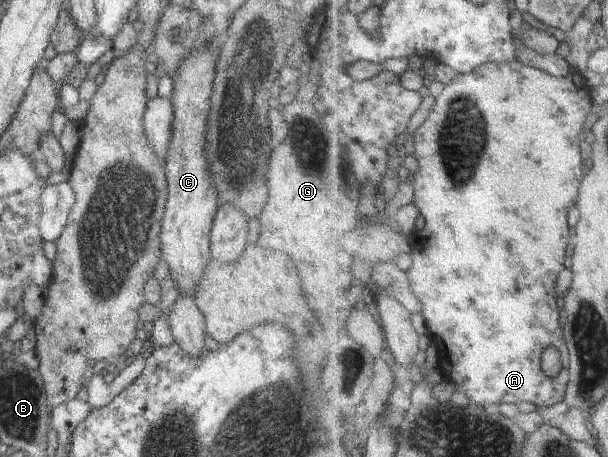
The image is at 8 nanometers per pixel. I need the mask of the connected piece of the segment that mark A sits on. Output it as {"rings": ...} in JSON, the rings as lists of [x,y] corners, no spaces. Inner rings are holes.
{"rings":[[[519,60],[514,62],[488,62],[474,72],[456,76],[446,84],[443,93],[436,98],[438,104],[430,117],[415,134],[415,157],[419,161],[419,172],[415,180],[415,202],[426,222],[426,240],[422,240],[422,250],[412,251],[413,265],[407,271],[410,287],[421,302],[423,316],[426,319],[428,336],[438,345],[441,356],[440,370],[447,380],[466,390],[467,396],[476,406],[490,404],[520,404],[520,402],[538,402],[540,406],[554,406],[566,400],[568,382],[570,382],[570,350],[565,335],[565,311],[558,302],[560,275],[566,270],[566,256],[573,249],[575,237],[570,234],[568,216],[572,206],[578,202],[578,192],[582,186],[582,144],[580,134],[588,127],[588,118],[592,114],[592,100],[588,89],[583,89],[577,73],[568,76],[552,76],[548,71],[525,65]],[[556,346],[566,358],[566,366],[558,378],[552,378],[542,368],[542,356],[546,348]]]}

